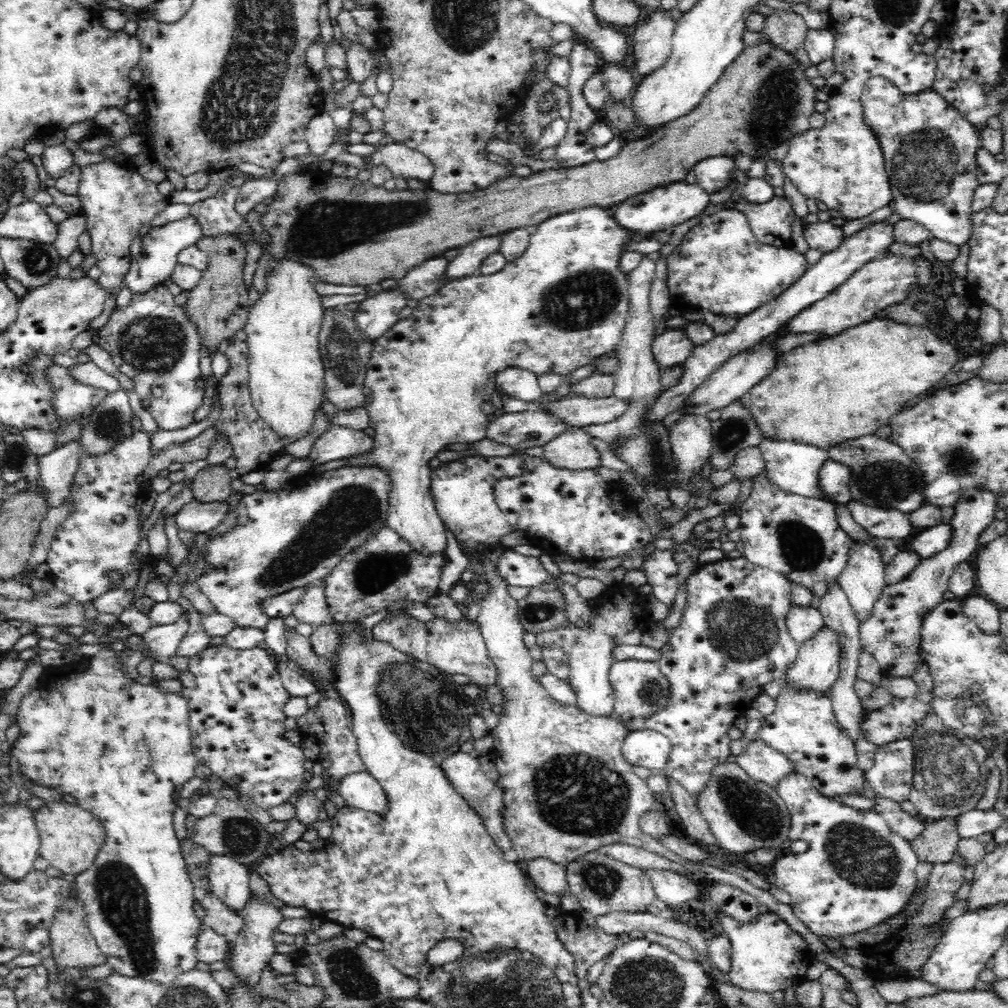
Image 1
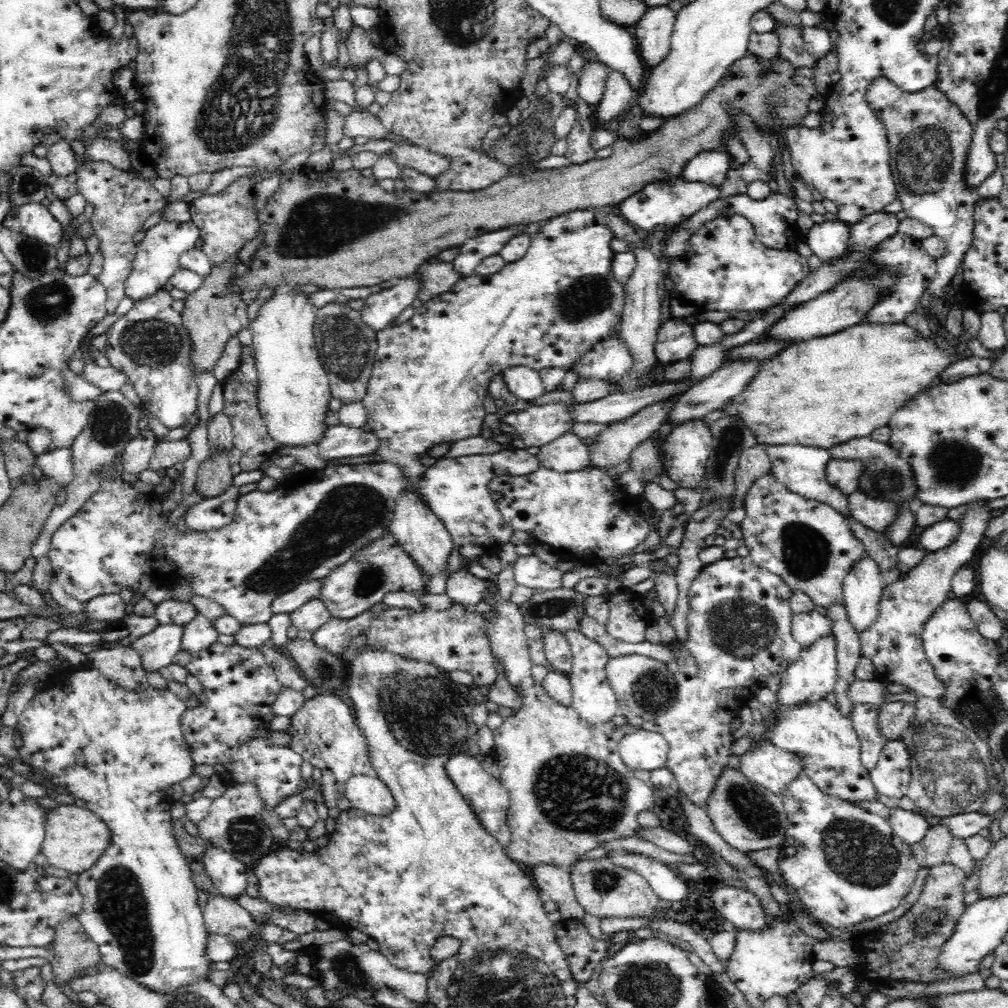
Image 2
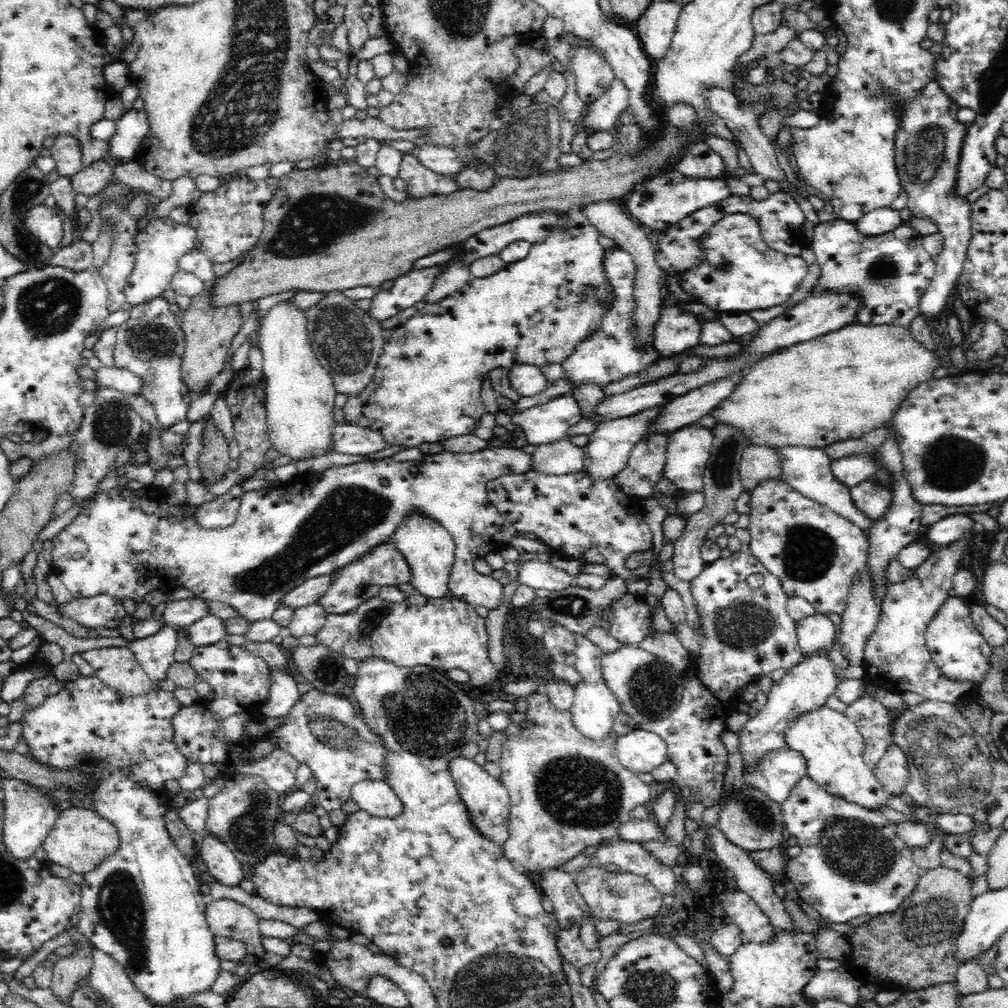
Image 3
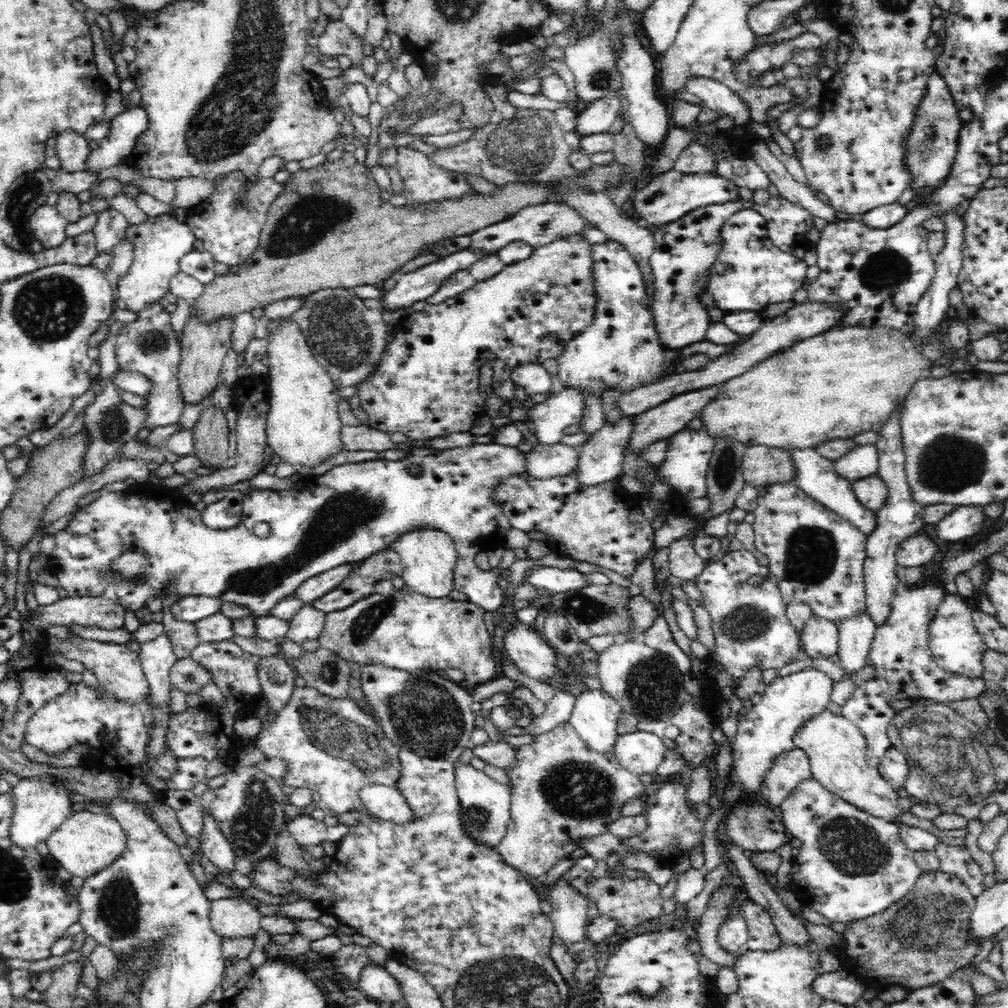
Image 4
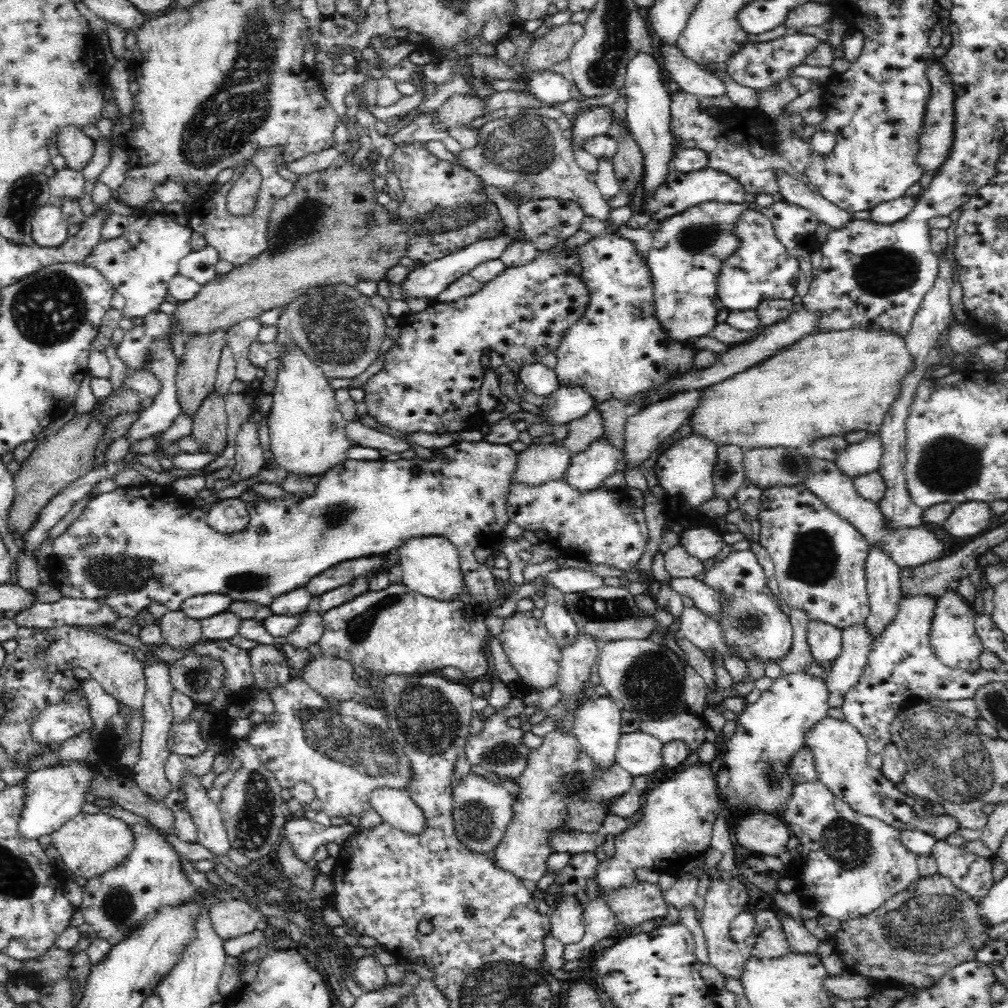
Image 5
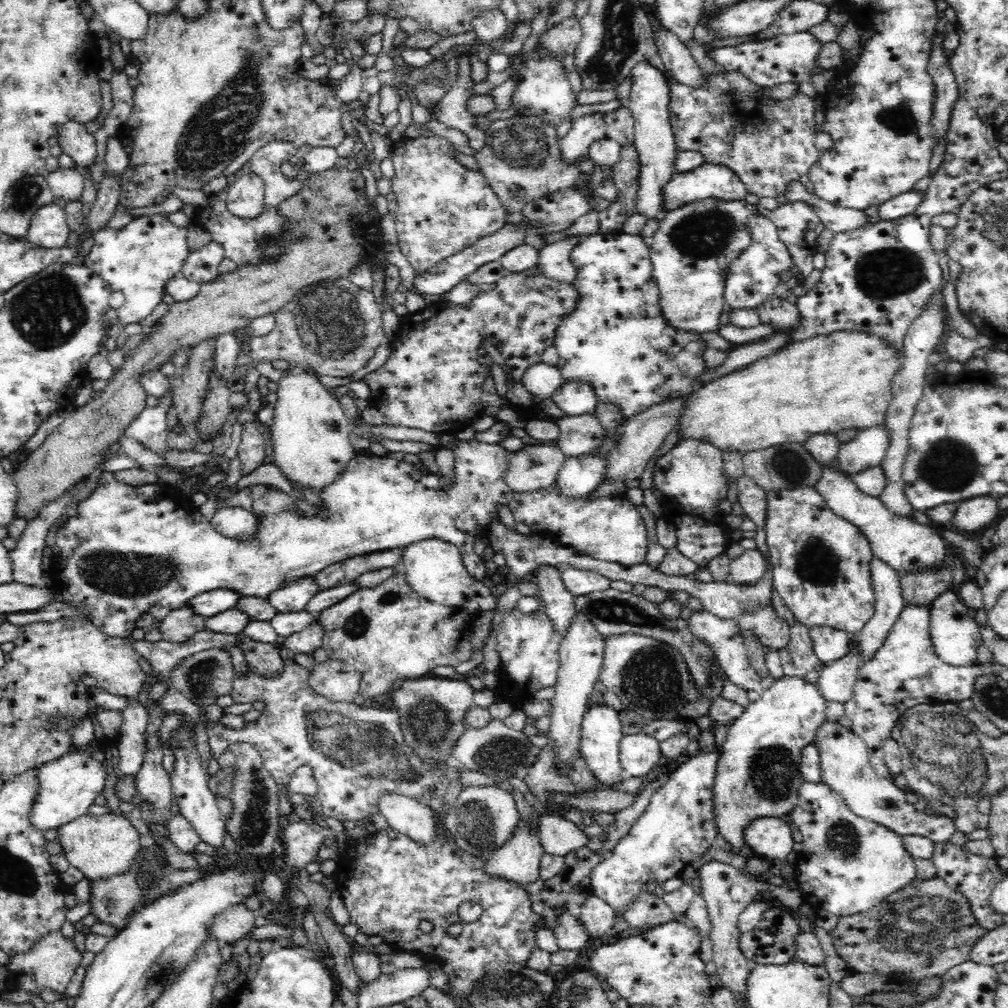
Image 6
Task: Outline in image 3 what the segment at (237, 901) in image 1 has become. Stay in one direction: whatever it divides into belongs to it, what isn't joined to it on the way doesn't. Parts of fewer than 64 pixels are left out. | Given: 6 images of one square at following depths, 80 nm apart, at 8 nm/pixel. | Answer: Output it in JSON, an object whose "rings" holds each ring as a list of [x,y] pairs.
{"rings":[[[206,833],[203,837],[204,840],[200,842],[200,856],[208,866],[207,874],[223,886],[239,887],[244,880],[242,864],[231,853],[228,846],[216,836]]]}

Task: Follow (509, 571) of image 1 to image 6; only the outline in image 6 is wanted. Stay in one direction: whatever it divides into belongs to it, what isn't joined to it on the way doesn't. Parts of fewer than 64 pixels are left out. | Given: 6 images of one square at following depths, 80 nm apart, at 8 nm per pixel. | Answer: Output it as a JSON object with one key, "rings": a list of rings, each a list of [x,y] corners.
{"rings":[[[563,568],[560,577],[568,592],[574,596],[590,594],[590,592],[604,592],[611,587],[611,580],[590,570],[578,570],[577,568]]]}

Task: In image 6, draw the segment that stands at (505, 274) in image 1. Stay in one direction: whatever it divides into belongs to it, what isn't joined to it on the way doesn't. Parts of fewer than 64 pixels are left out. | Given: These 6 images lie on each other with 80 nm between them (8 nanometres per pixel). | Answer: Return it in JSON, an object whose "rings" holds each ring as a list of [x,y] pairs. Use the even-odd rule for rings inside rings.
{"rings":[[[536,266],[522,272],[510,272],[494,284],[494,290],[478,294],[468,306],[451,303],[430,304],[423,309],[402,315],[399,331],[390,338],[390,357],[375,372],[366,375],[363,381],[370,386],[369,407],[384,414],[384,423],[425,430],[431,433],[460,431],[476,420],[481,411],[483,383],[488,378],[488,370],[478,362],[478,348],[482,338],[486,338],[505,359],[511,368],[513,380],[521,382],[525,371],[541,364],[542,353],[554,346],[554,335],[561,320],[570,314],[578,302],[578,291],[572,282],[556,282],[539,274]],[[426,538],[402,548],[402,561],[406,567],[406,581],[419,596],[431,603],[442,606],[463,606],[464,602],[478,602],[480,611],[492,611],[497,596],[492,593],[489,583],[476,581],[464,566],[462,553],[458,546],[440,538]]]}

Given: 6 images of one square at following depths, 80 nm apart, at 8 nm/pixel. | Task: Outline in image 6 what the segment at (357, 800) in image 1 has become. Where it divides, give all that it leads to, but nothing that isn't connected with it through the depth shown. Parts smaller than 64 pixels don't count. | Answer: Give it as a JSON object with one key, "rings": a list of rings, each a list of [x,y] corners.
{"rings":[[[382,794],[378,798],[378,809],[386,817],[391,830],[404,834],[404,836],[414,840],[414,842],[424,845],[432,843],[435,840],[437,822],[435,822],[433,810],[426,805],[426,802],[410,798],[406,795]]]}

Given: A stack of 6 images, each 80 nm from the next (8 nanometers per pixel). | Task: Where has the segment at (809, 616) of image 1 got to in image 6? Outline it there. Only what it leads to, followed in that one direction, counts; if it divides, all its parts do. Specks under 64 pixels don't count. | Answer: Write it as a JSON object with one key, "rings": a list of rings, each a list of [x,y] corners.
{"rings":[[[812,626],[809,629],[816,656],[825,664],[842,658],[848,651],[848,633],[830,626]]]}

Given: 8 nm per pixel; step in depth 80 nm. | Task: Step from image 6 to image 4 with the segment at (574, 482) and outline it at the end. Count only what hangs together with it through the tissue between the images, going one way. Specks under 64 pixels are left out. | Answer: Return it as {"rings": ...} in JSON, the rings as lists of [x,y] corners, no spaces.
{"rings":[[[625,417],[614,424],[605,423],[598,432],[590,436],[587,442],[577,447],[578,466],[574,470],[577,482],[586,486],[595,486],[617,479],[622,473],[624,450],[629,448],[634,418]]]}

